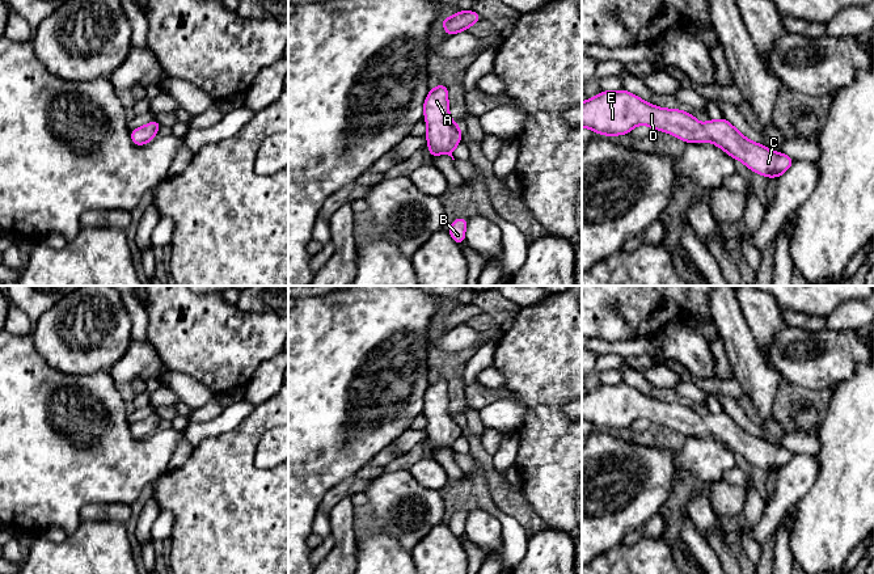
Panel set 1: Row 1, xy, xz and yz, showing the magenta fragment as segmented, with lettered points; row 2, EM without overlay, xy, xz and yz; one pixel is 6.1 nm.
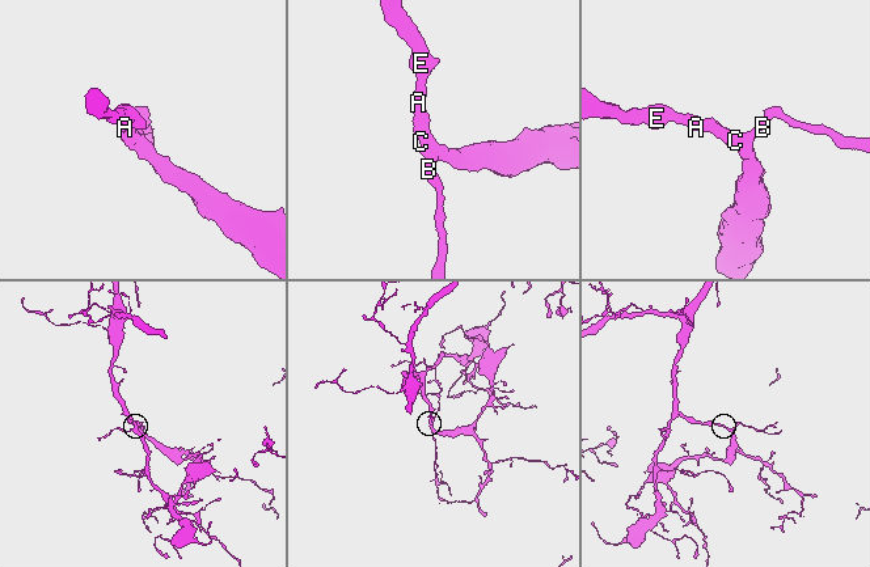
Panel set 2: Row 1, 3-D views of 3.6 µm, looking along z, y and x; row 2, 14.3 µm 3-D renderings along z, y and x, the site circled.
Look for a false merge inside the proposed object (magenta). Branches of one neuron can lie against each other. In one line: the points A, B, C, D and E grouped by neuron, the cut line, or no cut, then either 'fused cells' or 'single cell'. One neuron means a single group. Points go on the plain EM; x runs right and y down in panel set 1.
A B C D E; no cut; single cell

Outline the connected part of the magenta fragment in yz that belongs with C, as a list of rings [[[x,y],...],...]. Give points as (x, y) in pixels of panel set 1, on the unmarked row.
[[[625,383],[603,384],[582,396],[582,422],[588,421],[595,427],[612,431],[629,427],[638,418],[668,426],[685,436],[709,434],[765,472],[780,472],[795,456],[782,446],[751,435],[725,411],[702,418],[693,408],[654,400]]]

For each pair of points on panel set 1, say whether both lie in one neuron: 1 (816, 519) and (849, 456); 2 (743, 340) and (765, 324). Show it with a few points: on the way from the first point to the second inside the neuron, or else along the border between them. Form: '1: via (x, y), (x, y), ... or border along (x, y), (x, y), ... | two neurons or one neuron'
1: via (832, 503), (849, 486), (849, 472) | one neuron
2: border along (739, 304), (761, 354) | two neurons

